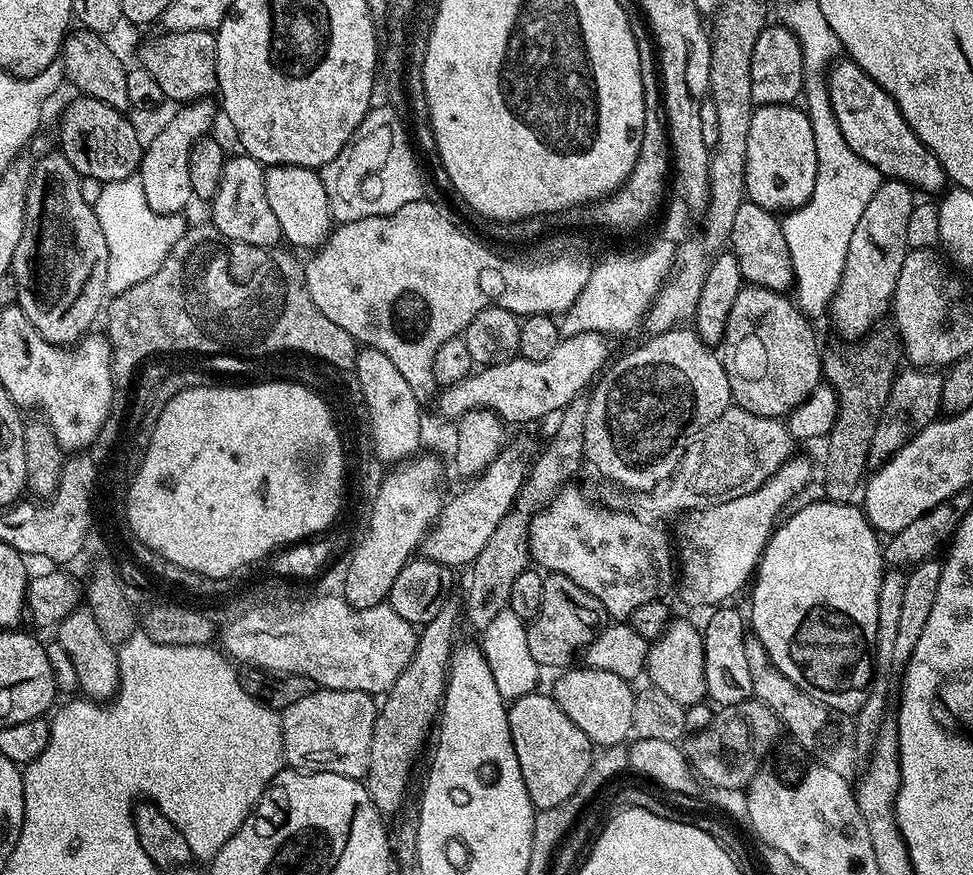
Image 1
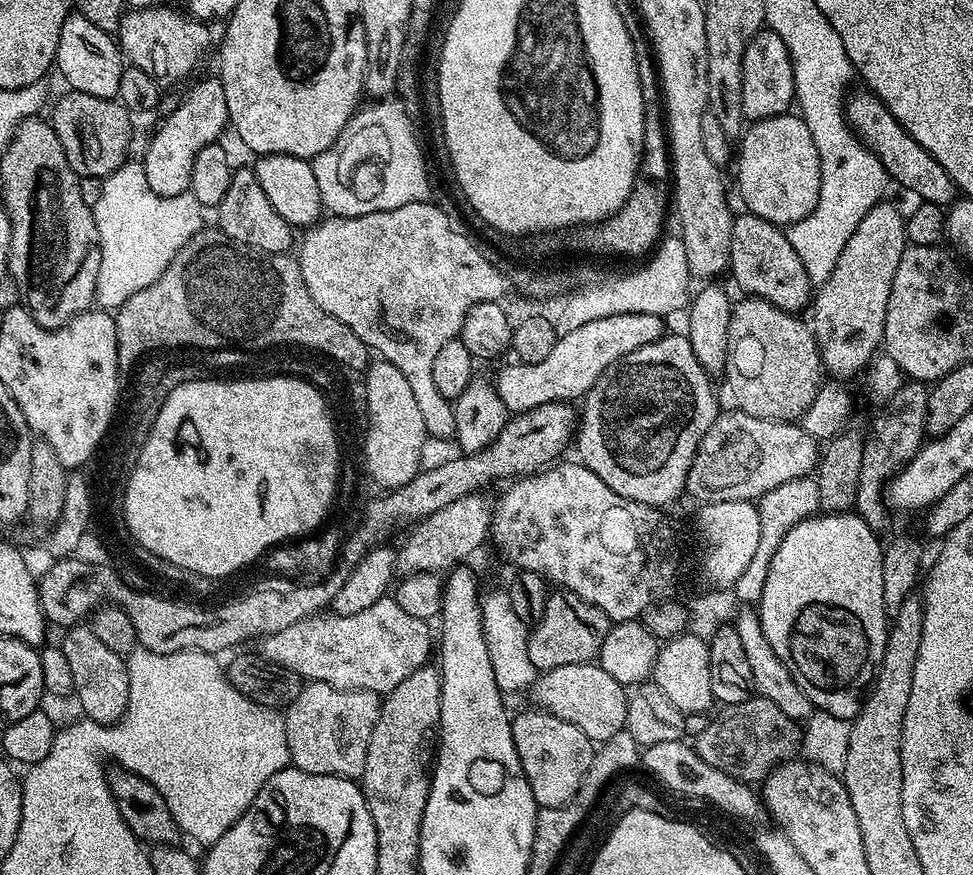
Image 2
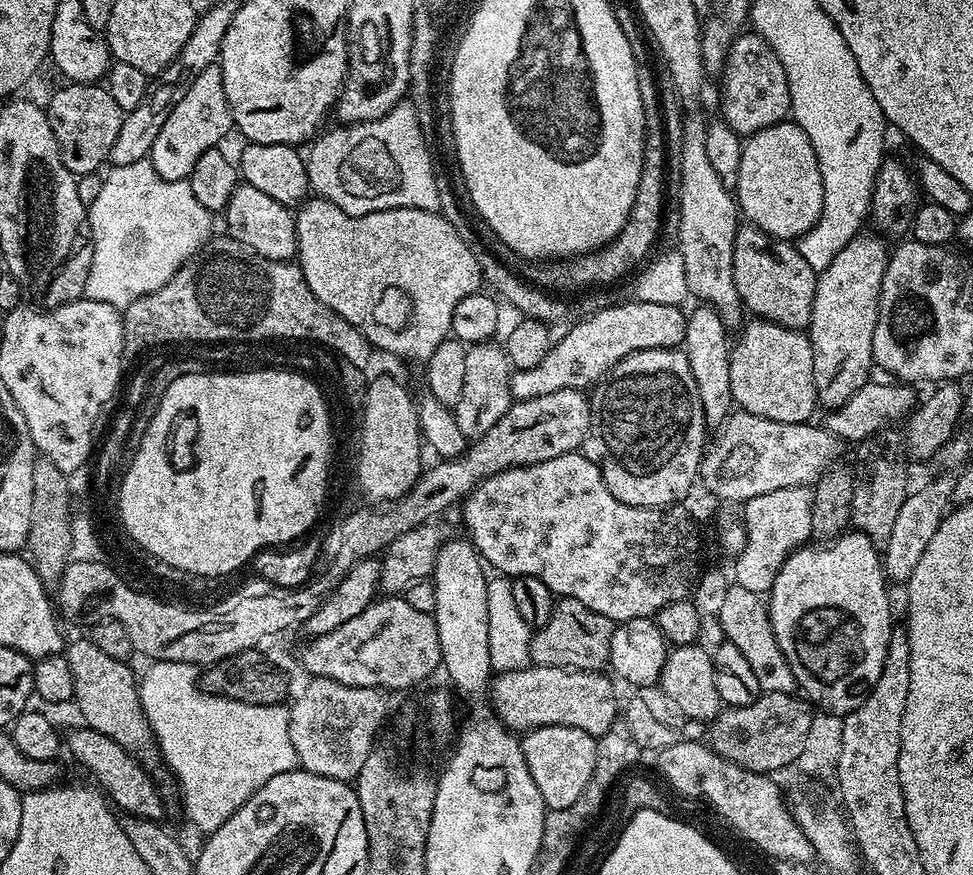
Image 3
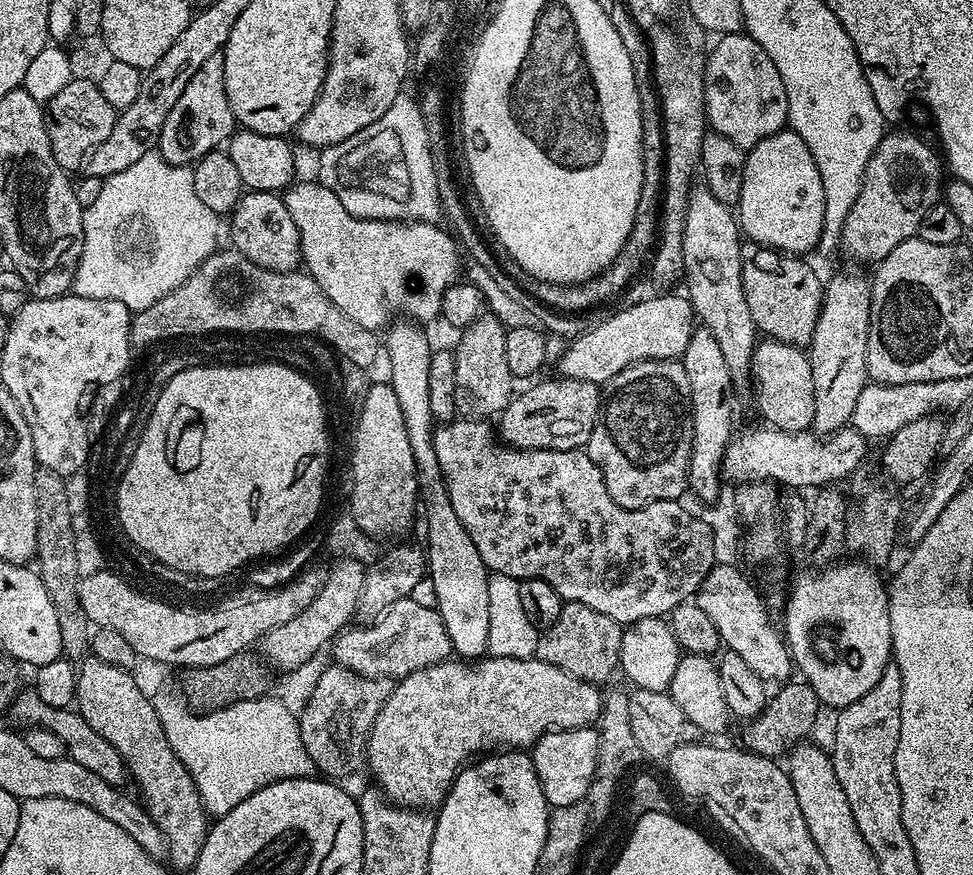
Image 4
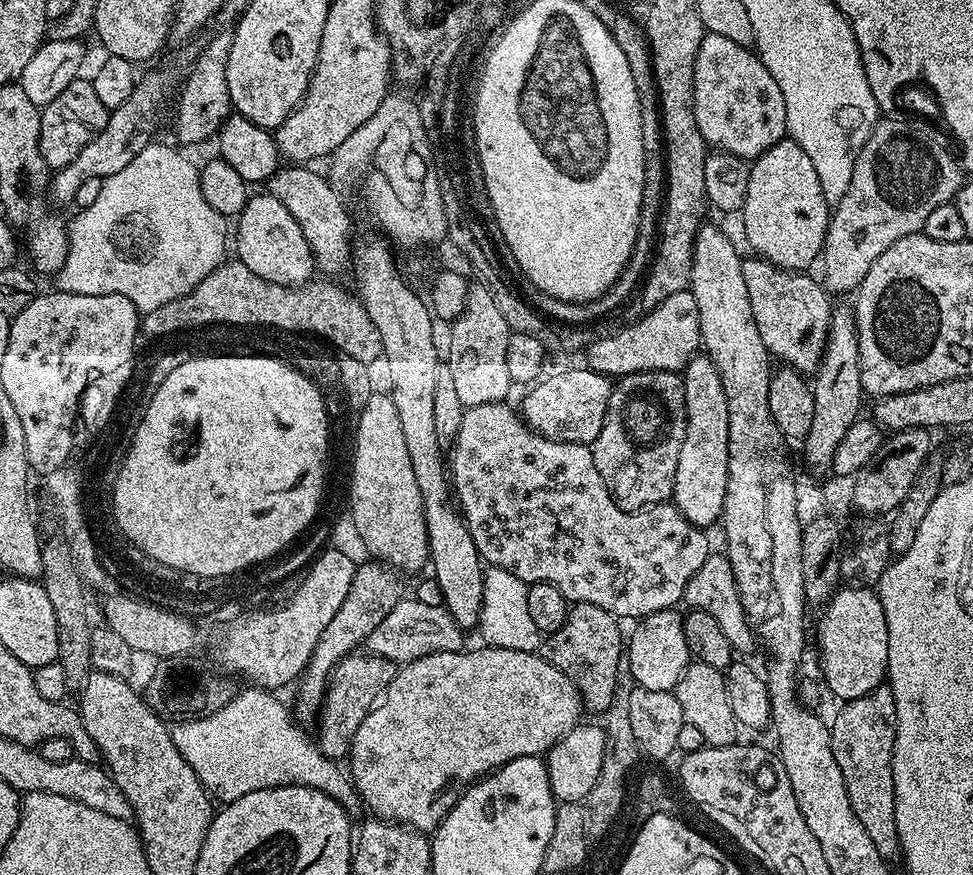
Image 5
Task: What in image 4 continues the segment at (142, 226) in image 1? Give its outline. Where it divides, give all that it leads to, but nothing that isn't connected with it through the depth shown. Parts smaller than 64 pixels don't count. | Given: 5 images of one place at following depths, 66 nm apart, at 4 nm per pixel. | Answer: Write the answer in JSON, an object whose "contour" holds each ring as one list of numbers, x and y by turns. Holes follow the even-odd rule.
{"contour":[[159,151,148,152,142,158,138,158,138,162,134,162,134,166,130,166,127,170,122,170,122,174,114,174,107,177,96,201,89,208,84,209,84,245,82,246,80,261,76,263,76,275,72,277,71,291,82,298,98,298,99,300,122,302,122,306,126,306,129,312,133,314,146,310,150,306,154,306,154,302,158,302,158,298,166,298,166,294,170,294,170,290,182,286,182,282,186,282,186,278,190,278,192,271,211,252,217,251,218,243,216,244,216,239,220,236,220,224,216,220,219,220,217,213,212,212,210,206,205,206,198,199,198,193,194,191,192,168,166,162,160,157]]}

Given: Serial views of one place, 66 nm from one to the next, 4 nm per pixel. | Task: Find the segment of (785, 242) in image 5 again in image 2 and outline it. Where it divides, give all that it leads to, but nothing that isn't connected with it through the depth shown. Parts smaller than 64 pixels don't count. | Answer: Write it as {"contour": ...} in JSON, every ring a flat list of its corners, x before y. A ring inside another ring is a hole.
{"contour":[[799,115,771,116,749,123,739,137,735,164,743,207,758,218,791,226,814,210,820,193,818,146,814,146,814,138]]}

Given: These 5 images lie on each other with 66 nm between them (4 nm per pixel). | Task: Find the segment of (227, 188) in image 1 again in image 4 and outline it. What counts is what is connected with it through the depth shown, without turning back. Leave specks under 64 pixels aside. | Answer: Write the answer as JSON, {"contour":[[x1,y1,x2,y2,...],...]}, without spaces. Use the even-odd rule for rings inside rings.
{"contour":[[245,191,230,213,232,220,231,247,241,252,250,262,275,272,291,272,301,263,298,226,290,218,283,199,275,192]]}

